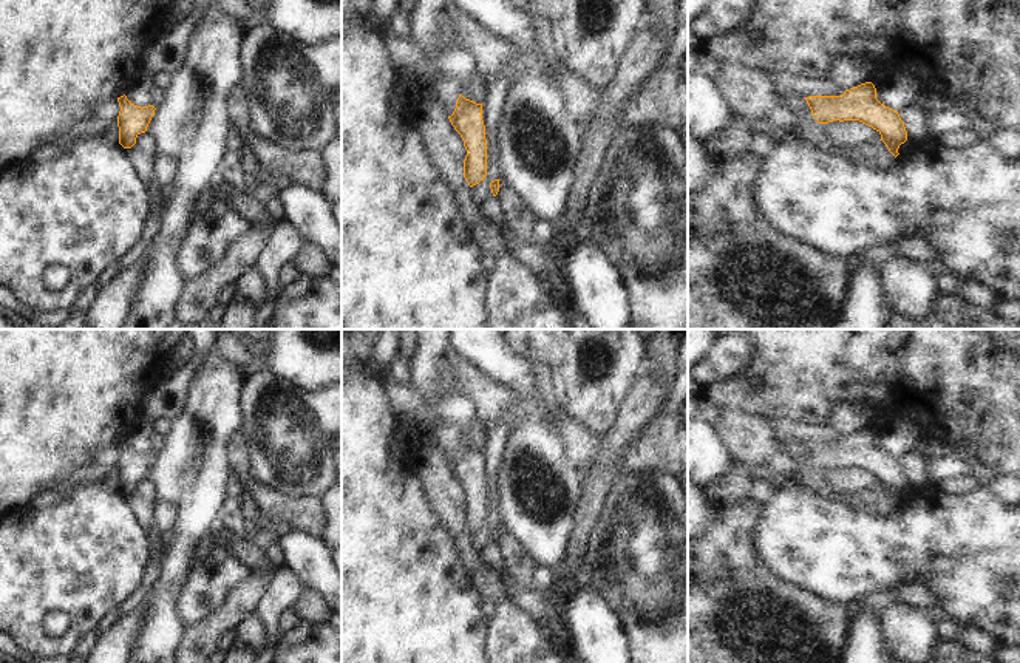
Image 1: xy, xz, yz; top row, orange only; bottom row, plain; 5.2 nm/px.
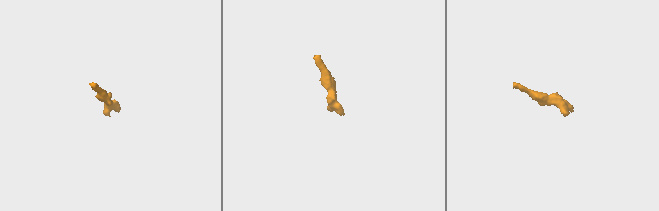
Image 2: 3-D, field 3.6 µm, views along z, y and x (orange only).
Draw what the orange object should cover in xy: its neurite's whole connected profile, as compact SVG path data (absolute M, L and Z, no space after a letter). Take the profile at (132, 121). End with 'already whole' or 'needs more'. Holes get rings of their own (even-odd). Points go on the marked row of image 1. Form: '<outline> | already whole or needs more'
M127 96L117 97L121 111L117 116L119 144L124 148L131 148L136 144L136 138L147 131L147 127L155 114L155 107L138 107L131 104Z | already whole

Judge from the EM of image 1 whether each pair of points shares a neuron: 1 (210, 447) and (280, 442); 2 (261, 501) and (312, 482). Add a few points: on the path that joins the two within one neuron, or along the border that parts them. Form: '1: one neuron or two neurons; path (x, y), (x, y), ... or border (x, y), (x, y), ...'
1: two neurons; border (240, 393), (241, 425), (238, 430)
2: two neurons; border (252, 478), (289, 496), (319, 498)

